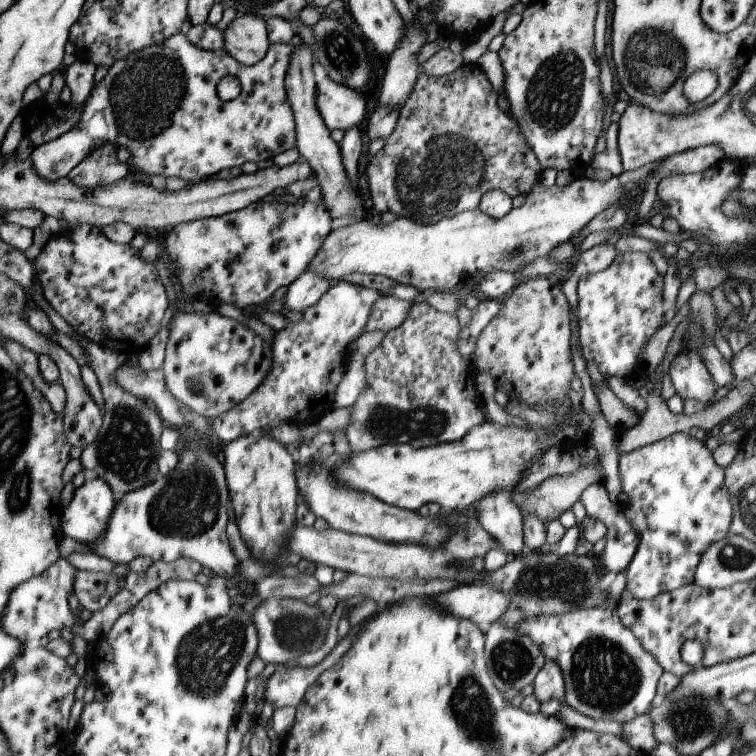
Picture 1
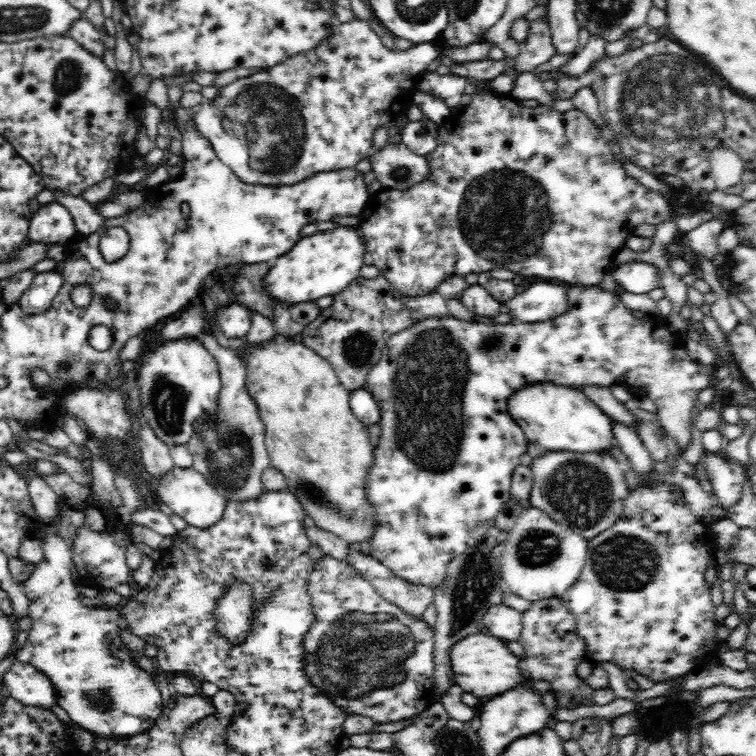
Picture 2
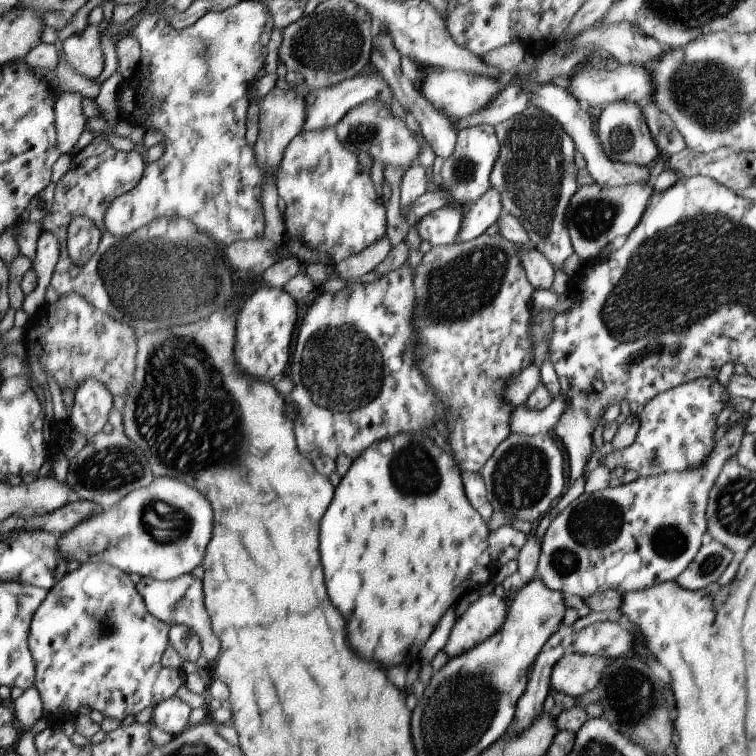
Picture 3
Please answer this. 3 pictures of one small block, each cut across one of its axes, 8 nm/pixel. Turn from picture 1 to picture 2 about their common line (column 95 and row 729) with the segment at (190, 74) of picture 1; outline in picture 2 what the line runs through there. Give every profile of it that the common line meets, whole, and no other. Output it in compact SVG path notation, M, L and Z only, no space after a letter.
M28 480L28 494L32 498L36 516L40 518L40 532L44 532L42 538L42 560L36 564L34 572L28 576L28 580L22 584L26 588L26 596L32 598L30 604L30 618L32 618L32 628L28 630L28 640L26 644L16 652L14 658L16 662L30 664L36 668L44 678L50 680L54 692L56 692L56 706L60 706L74 726L86 730L88 734L94 736L94 740L112 740L112 738L132 738L148 732L154 728L156 720L164 714L162 710L162 694L158 688L158 676L154 672L148 672L140 666L138 658L130 652L130 648L124 646L120 628L118 628L118 608L110 606L96 606L88 608L82 606L78 600L76 592L76 582L70 578L72 576L72 550L68 548L68 542L58 534L56 522L58 522L58 512L62 510L62 500L52 492L52 488L42 482L42 480Z

